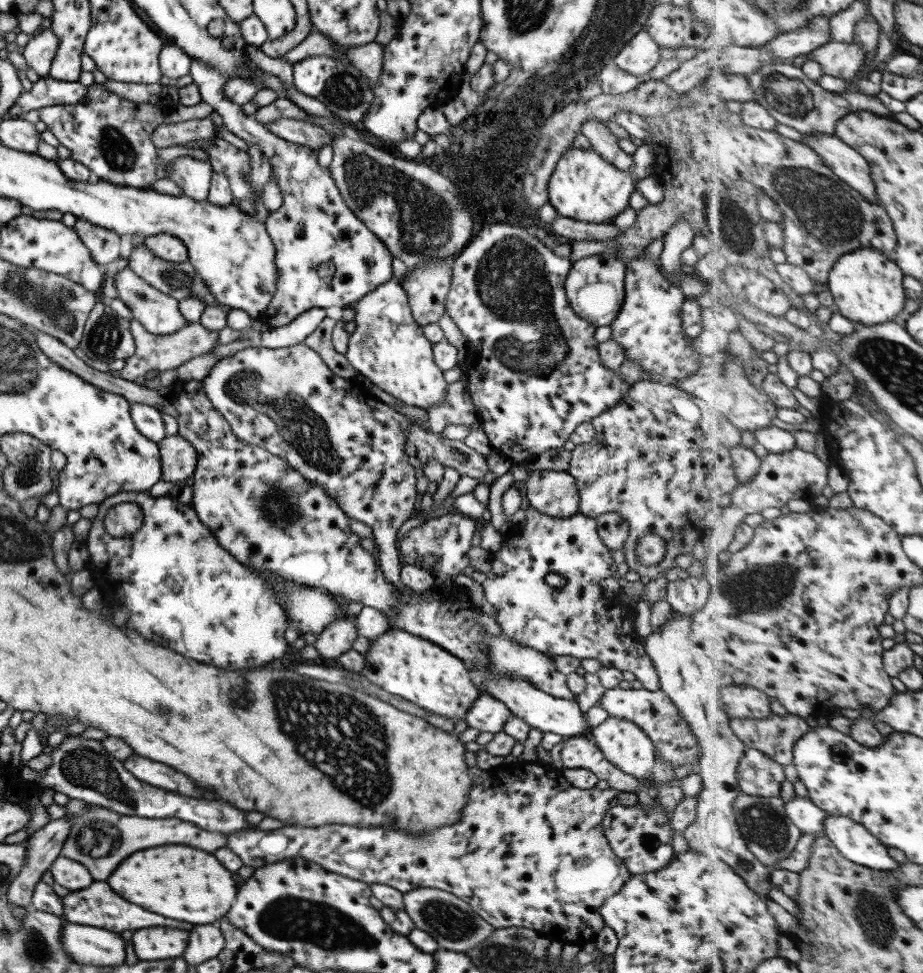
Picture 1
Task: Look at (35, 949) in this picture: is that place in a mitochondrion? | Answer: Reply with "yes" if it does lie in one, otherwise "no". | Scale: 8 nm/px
yes

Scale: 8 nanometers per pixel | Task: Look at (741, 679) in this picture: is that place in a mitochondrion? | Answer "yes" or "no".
no

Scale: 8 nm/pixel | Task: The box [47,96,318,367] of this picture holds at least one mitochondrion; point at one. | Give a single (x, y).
(121, 153)

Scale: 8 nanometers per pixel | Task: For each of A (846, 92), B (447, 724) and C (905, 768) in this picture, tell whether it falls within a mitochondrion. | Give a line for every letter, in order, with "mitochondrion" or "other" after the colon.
A: other
B: other
C: other

